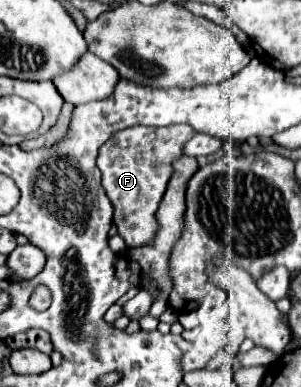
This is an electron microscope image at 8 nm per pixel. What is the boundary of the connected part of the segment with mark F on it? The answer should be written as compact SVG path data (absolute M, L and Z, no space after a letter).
M169 125L169 127L129 127L117 131L107 143L101 145L97 167L103 173L103 187L115 207L117 233L125 239L127 249L149 245L157 235L157 207L167 189L171 177L171 163L183 155L181 145L195 131L189 125Z

